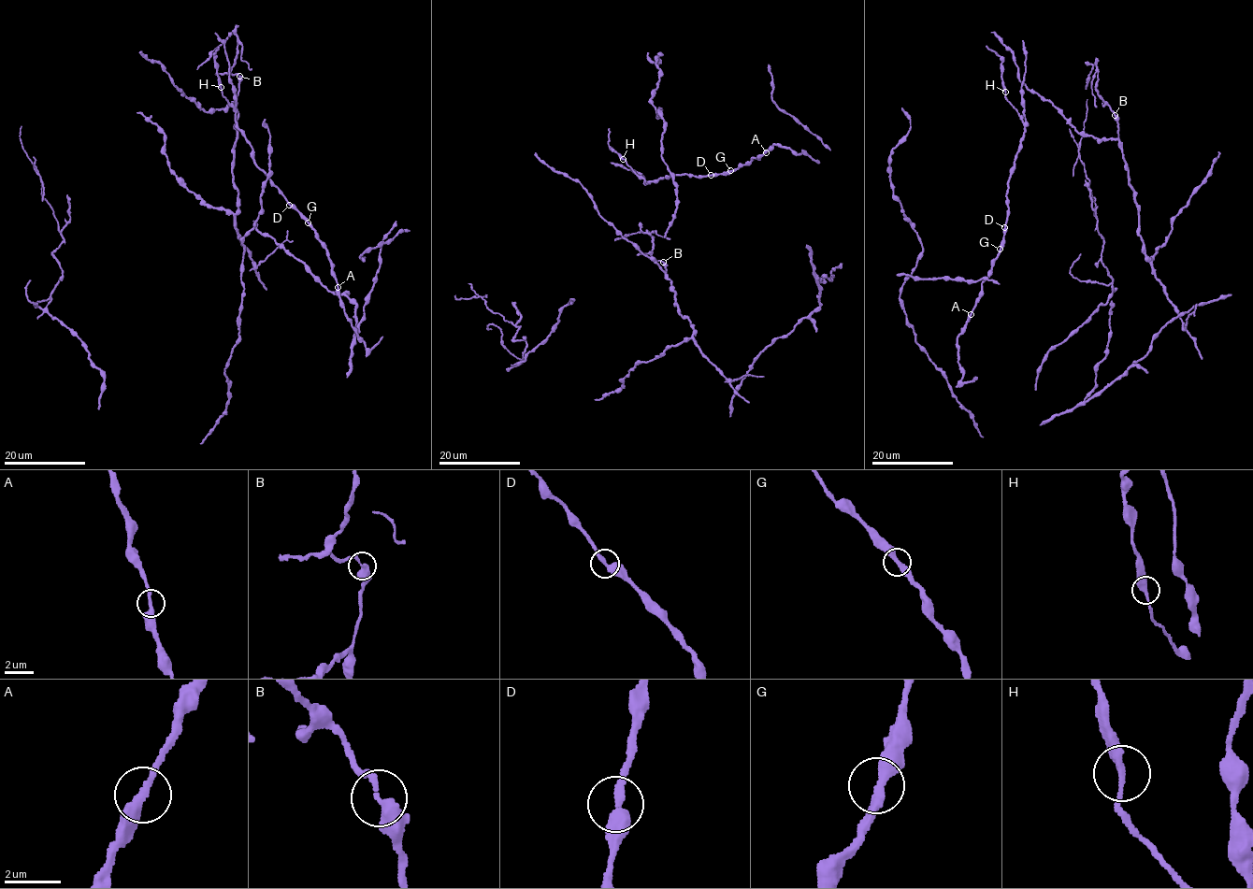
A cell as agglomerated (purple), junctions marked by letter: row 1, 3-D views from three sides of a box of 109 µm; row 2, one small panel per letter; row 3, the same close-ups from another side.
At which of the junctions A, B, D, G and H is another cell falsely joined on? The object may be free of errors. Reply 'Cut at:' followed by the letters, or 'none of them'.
Cut at: B

